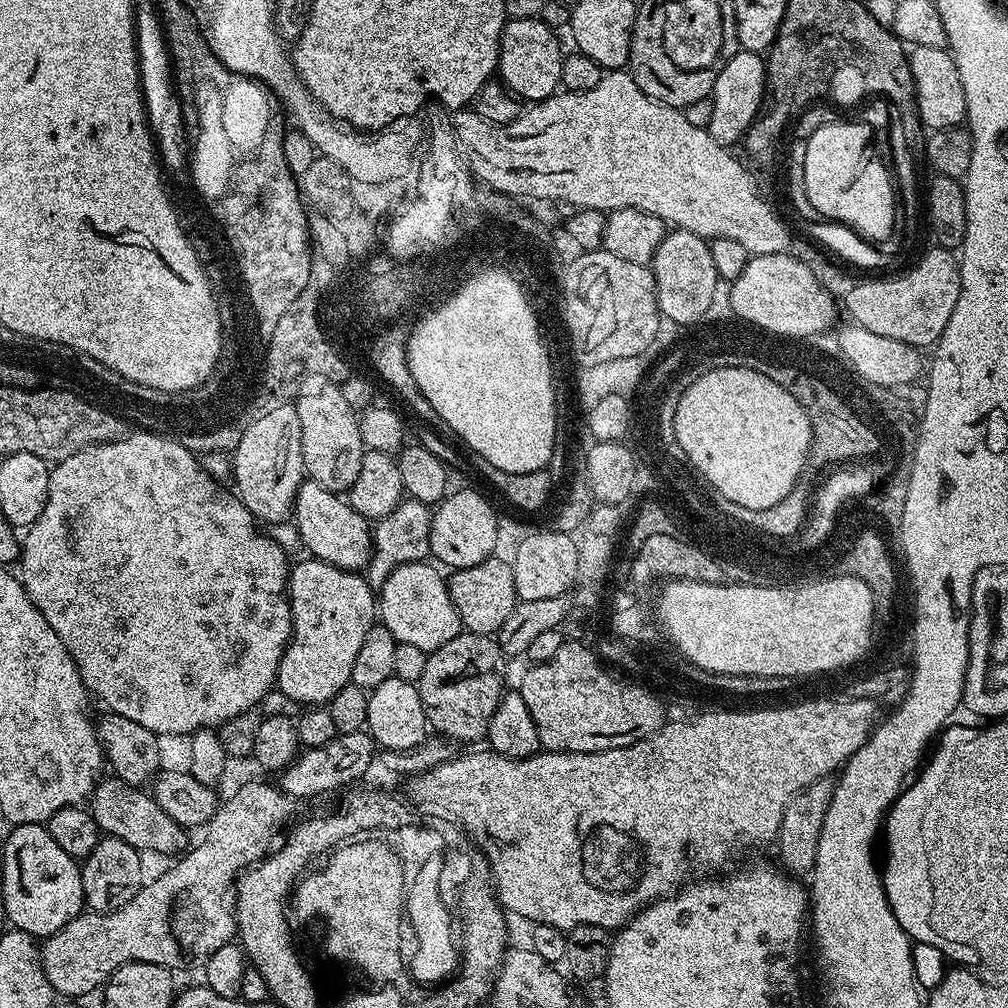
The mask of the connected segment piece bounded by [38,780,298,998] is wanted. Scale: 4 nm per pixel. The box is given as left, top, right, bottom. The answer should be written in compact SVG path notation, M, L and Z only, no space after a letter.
M252 780L249 784L242 785L228 801L224 800L219 805L203 829L204 837L201 838L200 845L197 848L189 847L183 855L169 863L172 865L165 872L158 873L153 880L151 877L138 890L138 894L134 894L134 898L126 902L126 906L113 912L85 910L66 922L62 930L43 941L38 955L50 986L61 997L81 998L80 996L94 991L95 988L96 991L103 989L108 979L123 964L135 960L157 964L169 970L199 969L210 958L210 954L214 954L214 950L222 950L222 946L233 943L237 935L234 907L236 881L252 865L260 863L273 851L278 837L289 827L288 819L295 814L296 806L297 801L281 791L275 783L263 784L260 780Z

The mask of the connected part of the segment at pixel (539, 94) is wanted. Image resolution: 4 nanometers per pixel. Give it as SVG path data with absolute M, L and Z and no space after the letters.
M518 18L508 20L502 30L500 39L500 63L498 76L503 87L512 92L524 102L539 102L547 96L555 96L561 87L562 62L565 53L560 52L560 44L556 41L557 33L550 26L546 26L538 18Z

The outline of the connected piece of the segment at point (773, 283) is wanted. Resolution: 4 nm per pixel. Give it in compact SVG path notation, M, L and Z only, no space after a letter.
M788 252L766 254L765 256L752 256L748 261L746 270L738 274L738 290L734 294L734 307L740 308L744 316L749 316L755 324L768 324L779 332L811 331L817 332L821 326L836 322L838 316L832 313L832 296L823 297L820 288L814 283L817 273L807 268L798 257Z

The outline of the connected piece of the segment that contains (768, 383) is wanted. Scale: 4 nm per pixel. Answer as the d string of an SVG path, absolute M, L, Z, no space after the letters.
M742 368L698 377L683 395L676 433L679 433L682 448L691 453L692 460L699 464L713 484L720 486L721 492L748 507L759 508L779 500L788 491L801 460L810 453L814 420L794 397L778 386L778 382L771 381L766 374Z

